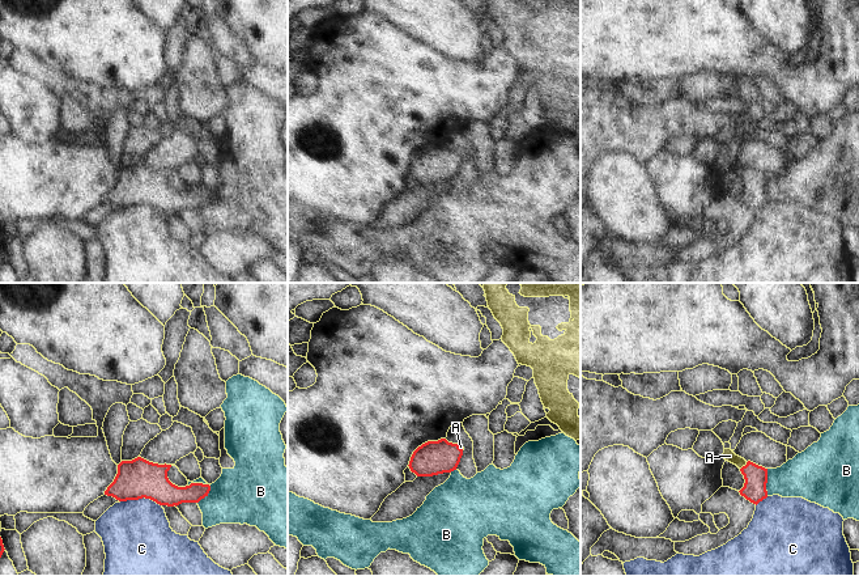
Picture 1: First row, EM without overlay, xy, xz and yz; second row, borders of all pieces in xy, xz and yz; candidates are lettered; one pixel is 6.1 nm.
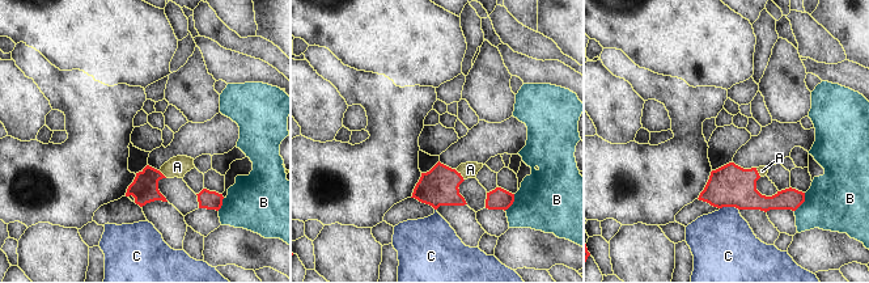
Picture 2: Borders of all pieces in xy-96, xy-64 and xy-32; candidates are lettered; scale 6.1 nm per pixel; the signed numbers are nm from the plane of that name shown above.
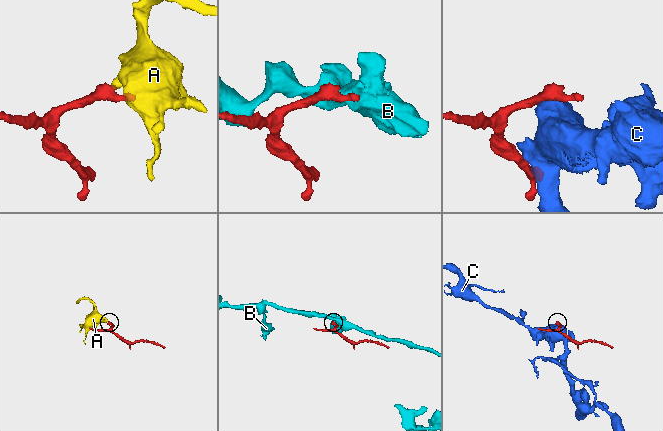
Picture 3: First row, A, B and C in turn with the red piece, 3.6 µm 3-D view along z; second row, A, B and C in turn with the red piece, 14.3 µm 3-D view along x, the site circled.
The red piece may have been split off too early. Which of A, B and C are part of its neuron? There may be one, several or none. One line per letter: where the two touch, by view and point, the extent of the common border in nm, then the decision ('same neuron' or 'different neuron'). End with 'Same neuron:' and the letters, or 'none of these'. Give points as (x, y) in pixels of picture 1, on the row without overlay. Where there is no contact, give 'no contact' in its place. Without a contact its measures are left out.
A: meets red in yz at (743, 173); contact 60 nm long; same neuron
B: meets red in xy at (209, 193); contact 150 nm long; different neuron
C: meets red in xy at (141, 204); contact 260 nm long; different neuron
Same neuron: A

